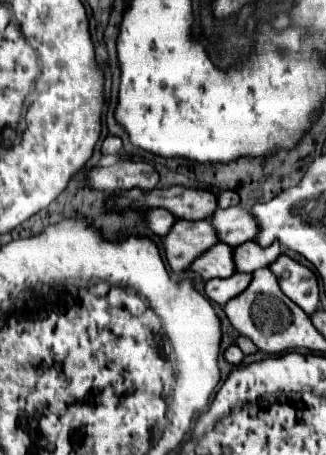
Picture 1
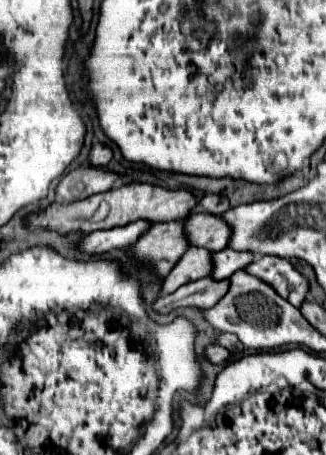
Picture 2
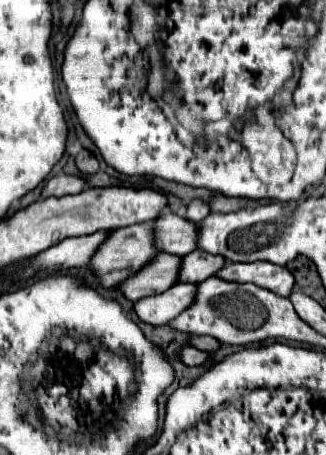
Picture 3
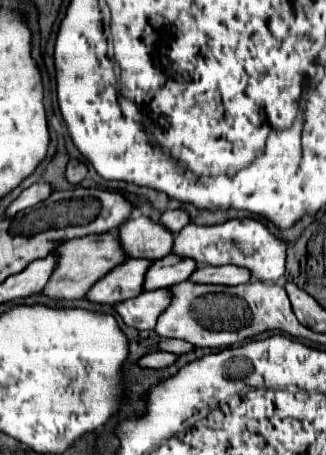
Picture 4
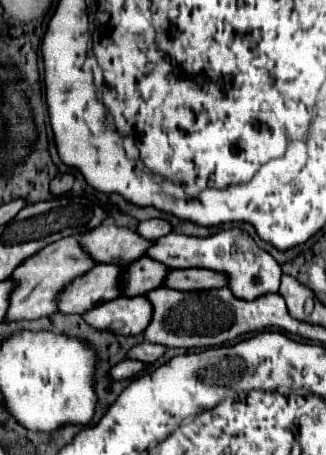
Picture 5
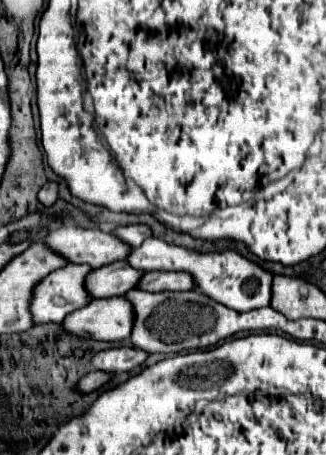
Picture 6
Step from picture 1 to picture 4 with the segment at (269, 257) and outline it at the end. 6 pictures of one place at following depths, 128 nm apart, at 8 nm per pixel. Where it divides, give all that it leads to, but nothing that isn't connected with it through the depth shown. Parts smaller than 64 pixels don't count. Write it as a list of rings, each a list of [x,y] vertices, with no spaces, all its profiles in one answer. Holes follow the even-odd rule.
[[[164,256],[162,260],[156,260],[152,268],[148,268],[146,274],[146,290],[158,290],[168,288],[174,284],[180,284],[192,276],[192,272],[198,268],[196,260],[184,258],[184,256]]]

